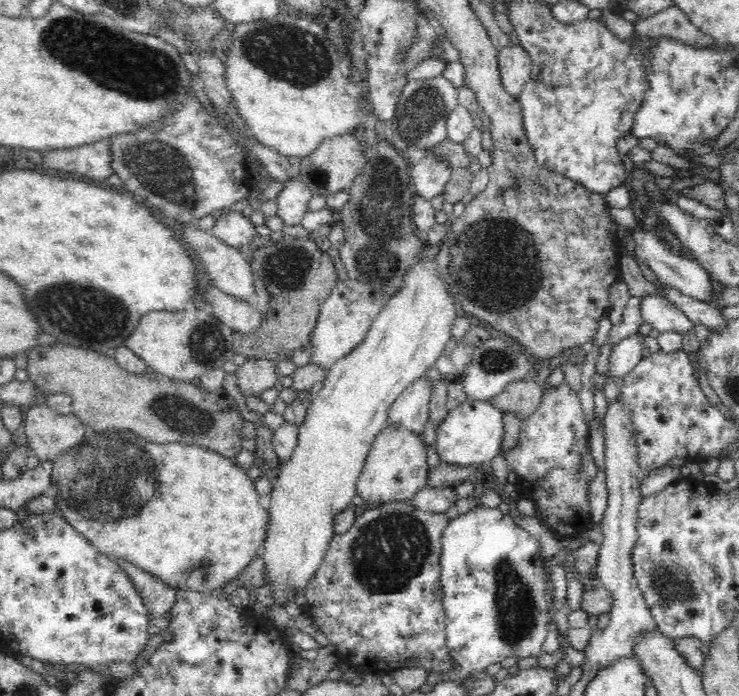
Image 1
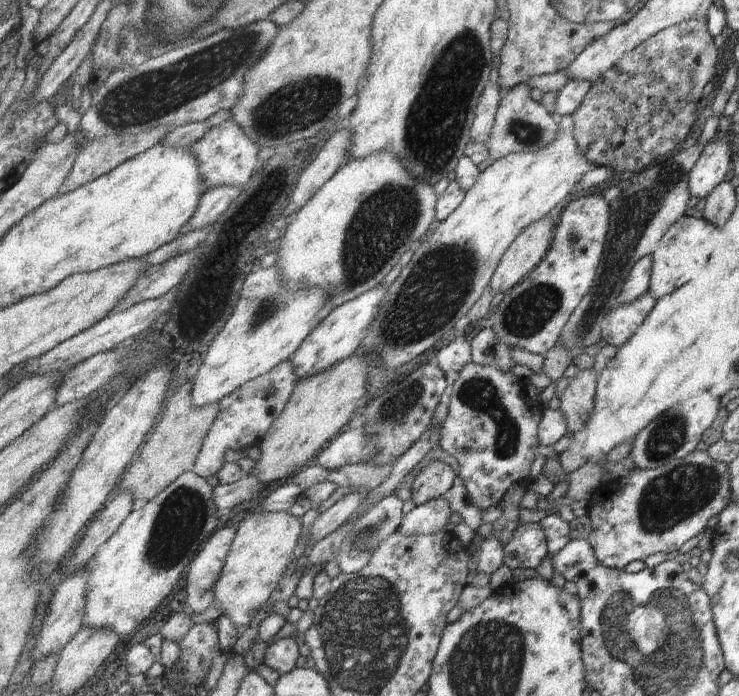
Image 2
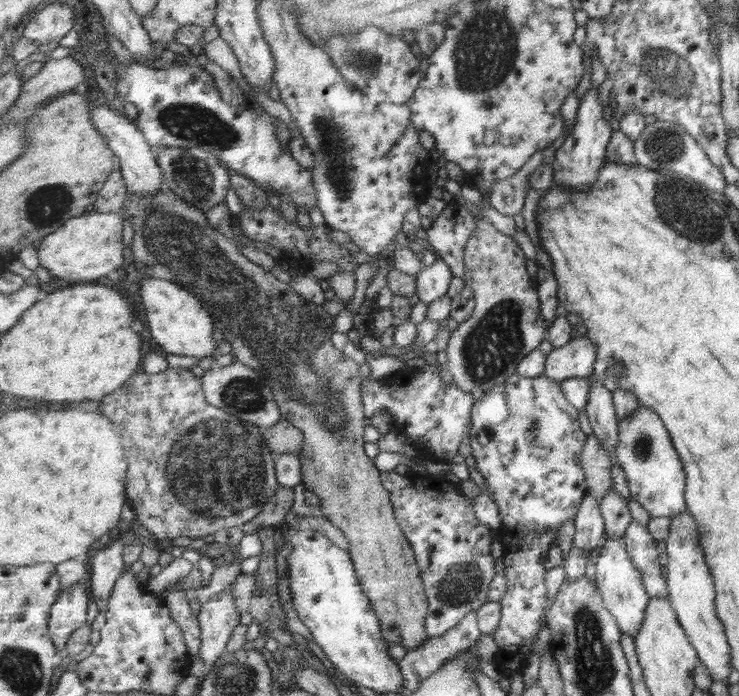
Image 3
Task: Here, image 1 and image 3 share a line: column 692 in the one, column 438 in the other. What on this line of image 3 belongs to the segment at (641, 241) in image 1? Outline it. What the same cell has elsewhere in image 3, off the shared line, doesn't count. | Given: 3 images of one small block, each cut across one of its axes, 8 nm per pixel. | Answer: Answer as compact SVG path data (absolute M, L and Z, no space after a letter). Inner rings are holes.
M437 258L432 265L423 266L416 275L419 299L428 305L447 295L454 278L450 266L443 259Z

